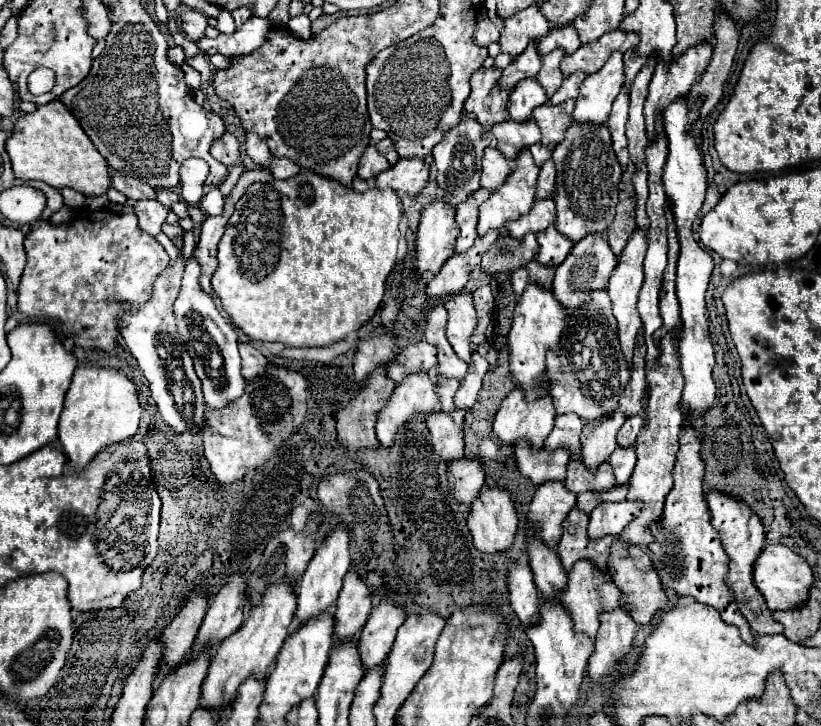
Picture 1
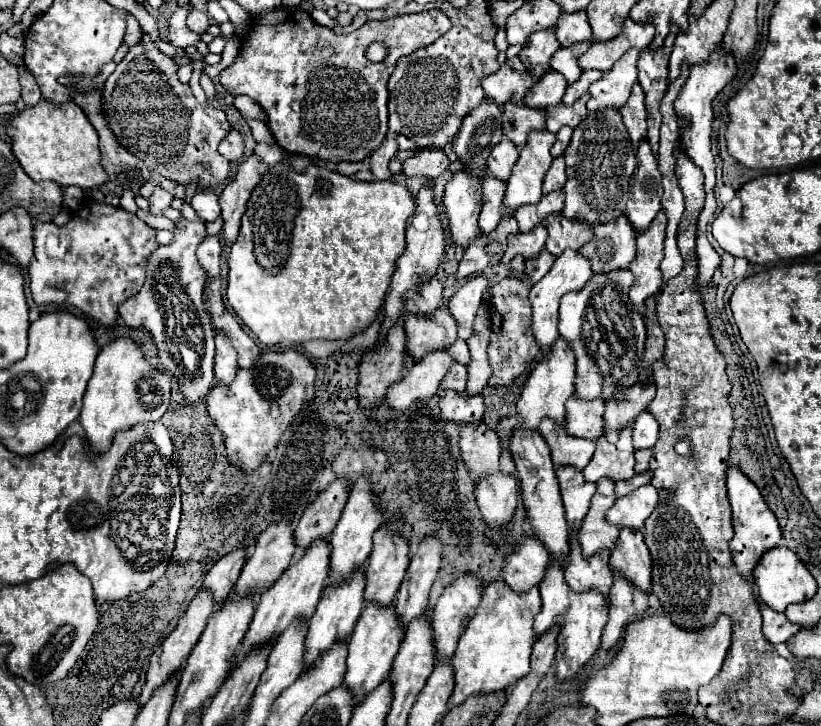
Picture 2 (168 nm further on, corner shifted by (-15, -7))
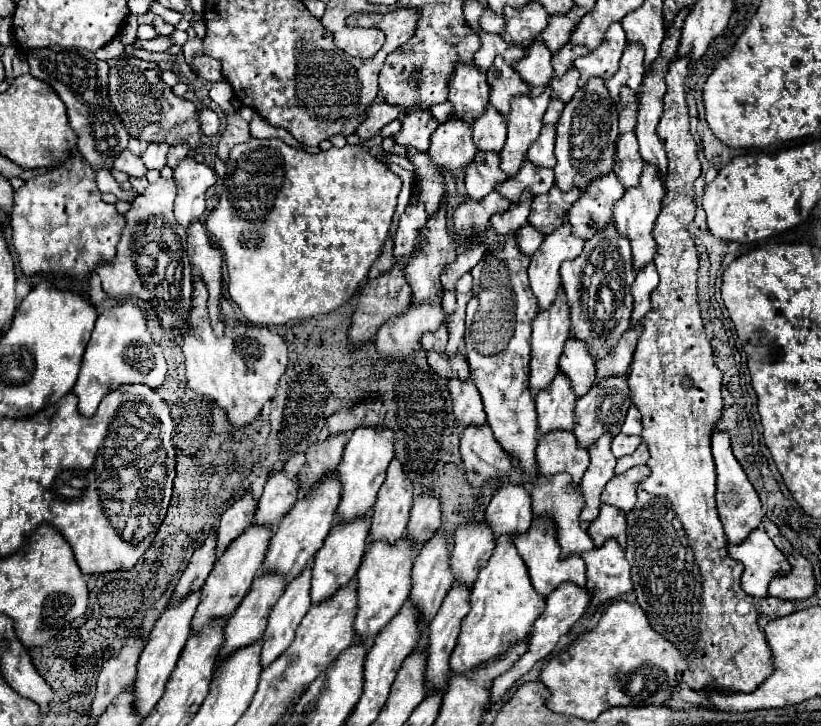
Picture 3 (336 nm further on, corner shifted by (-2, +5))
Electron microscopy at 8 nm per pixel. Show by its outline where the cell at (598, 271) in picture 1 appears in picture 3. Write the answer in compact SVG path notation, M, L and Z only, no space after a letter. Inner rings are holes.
M612 171L610 175L602 175L602 179L590 183L590 187L582 191L578 201L568 211L572 233L588 239L594 235L594 231L604 229L612 221L612 207L622 195L624 187L618 183L618 177Z

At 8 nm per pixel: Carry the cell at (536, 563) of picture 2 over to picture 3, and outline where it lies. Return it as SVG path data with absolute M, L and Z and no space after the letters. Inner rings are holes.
M502 483L494 491L492 501L486 509L486 519L496 537L504 533L514 537L516 533L528 531L532 517L534 515L530 507L530 495L520 483Z

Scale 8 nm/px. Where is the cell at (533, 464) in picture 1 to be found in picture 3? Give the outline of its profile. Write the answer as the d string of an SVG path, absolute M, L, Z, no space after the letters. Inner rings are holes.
M562 371L550 381L550 385L542 391L538 391L536 395L536 413L538 413L538 429L540 433L550 433L550 431L572 431L574 429L574 401L576 395L570 387L570 379L566 379L566 375L562 375Z

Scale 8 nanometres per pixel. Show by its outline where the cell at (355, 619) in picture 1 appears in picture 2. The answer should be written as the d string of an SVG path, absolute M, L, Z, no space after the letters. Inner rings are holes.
M381 527L373 533L373 551L365 567L365 601L389 607L409 565L409 545L403 537Z

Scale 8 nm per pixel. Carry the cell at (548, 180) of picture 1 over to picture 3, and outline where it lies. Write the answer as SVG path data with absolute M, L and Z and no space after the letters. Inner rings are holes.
M544 125L540 131L540 137L530 145L530 151L526 157L538 167L554 167L556 165L554 137L556 137L556 129L552 125Z

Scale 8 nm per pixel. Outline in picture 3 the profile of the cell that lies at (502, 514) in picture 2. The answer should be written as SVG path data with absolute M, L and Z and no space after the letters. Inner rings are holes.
M488 423L482 427L464 427L460 437L460 453L466 477L474 487L482 487L484 481L496 477L508 477L512 471L512 459L494 439Z

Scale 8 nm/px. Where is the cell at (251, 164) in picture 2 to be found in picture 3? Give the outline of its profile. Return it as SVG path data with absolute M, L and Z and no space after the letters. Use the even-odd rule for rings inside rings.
M234 107L234 115L226 115L226 129L222 131L220 135L220 141L218 141L218 155L220 159L228 159L228 153L234 145L238 143L244 143L250 139L250 133L248 133L248 121L242 119L240 115L240 107Z

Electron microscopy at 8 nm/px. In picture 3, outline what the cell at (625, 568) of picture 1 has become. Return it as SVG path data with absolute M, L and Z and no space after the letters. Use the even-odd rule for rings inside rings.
M602 503L600 515L590 523L588 531L596 547L600 547L610 537L614 537L622 547L626 547L626 517L616 507Z

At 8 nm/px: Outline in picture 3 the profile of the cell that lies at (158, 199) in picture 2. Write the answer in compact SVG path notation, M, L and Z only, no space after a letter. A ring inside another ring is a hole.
M130 149L122 151L122 155L118 155L118 159L114 159L114 167L128 175L134 175L134 177L144 177L144 173L146 173L146 165Z

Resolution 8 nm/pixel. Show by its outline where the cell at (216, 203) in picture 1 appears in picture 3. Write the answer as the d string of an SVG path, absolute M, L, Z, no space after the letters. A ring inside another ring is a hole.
M194 157L182 159L174 167L174 181L176 181L176 203L174 203L174 217L182 227L188 227L192 219L198 219L206 209L206 191L216 183L214 171L198 163Z

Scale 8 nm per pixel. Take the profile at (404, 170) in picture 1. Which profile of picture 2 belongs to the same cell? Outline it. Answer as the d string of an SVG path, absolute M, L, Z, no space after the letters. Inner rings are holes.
M419 149L415 157L405 159L403 173L407 177L427 177L435 179L439 173L445 173L449 159L441 149Z

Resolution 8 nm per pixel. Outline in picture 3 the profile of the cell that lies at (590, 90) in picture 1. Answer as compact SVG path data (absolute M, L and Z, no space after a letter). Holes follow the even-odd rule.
M612 23L612 27L604 35L604 43L584 55L582 59L574 61L574 67L582 73L580 75L580 87L586 85L590 77L602 77L608 79L618 71L618 61L622 57L622 51L626 47L626 35L620 23Z

